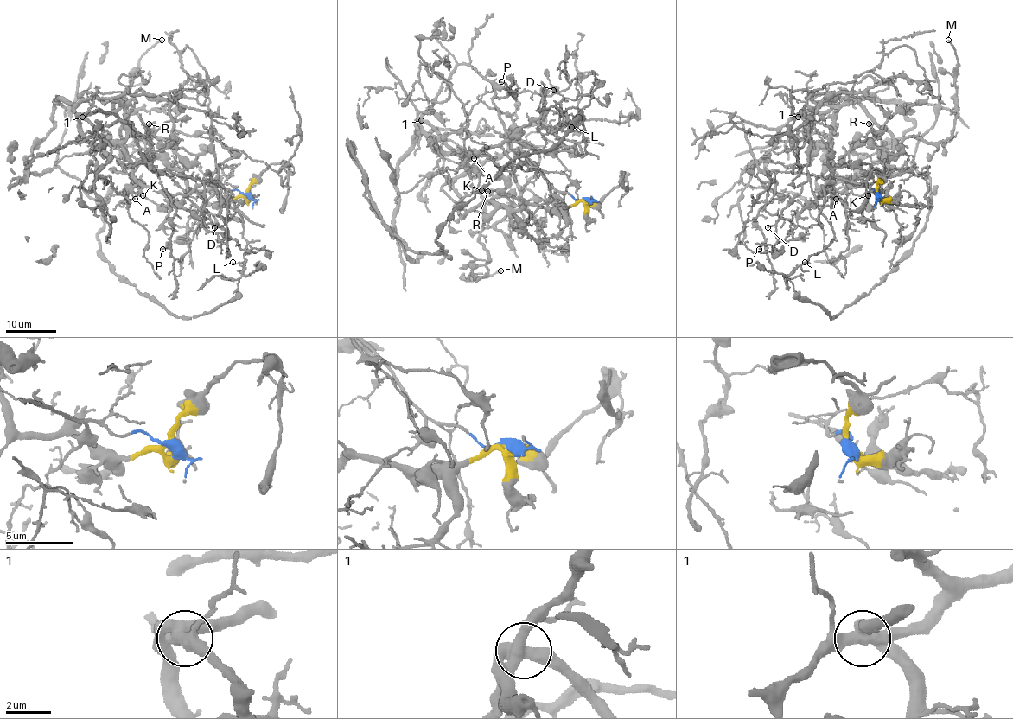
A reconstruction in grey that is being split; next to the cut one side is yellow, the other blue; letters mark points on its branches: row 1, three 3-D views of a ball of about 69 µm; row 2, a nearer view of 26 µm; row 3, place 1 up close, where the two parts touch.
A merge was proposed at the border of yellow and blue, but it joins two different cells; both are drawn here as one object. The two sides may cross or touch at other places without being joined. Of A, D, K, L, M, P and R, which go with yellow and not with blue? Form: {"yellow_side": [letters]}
{"yellow_side": ["A", "K", "M", "R"]}

